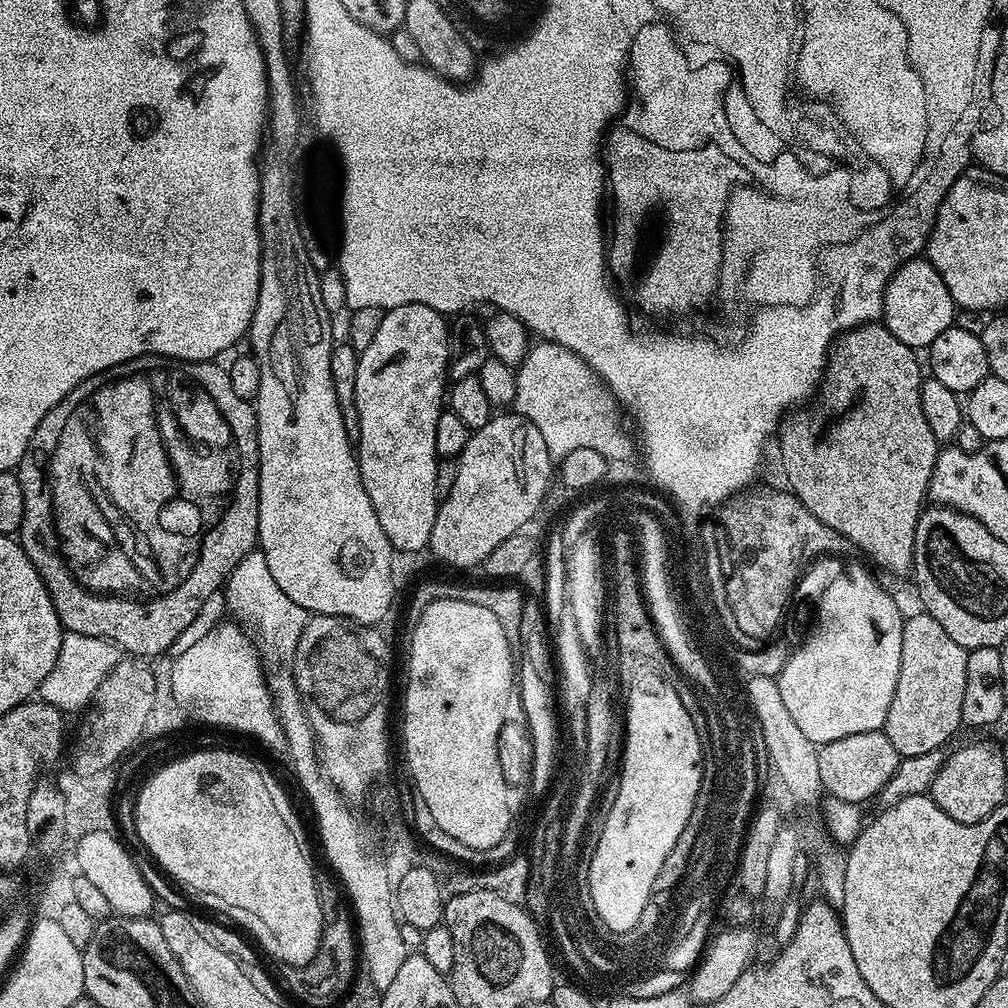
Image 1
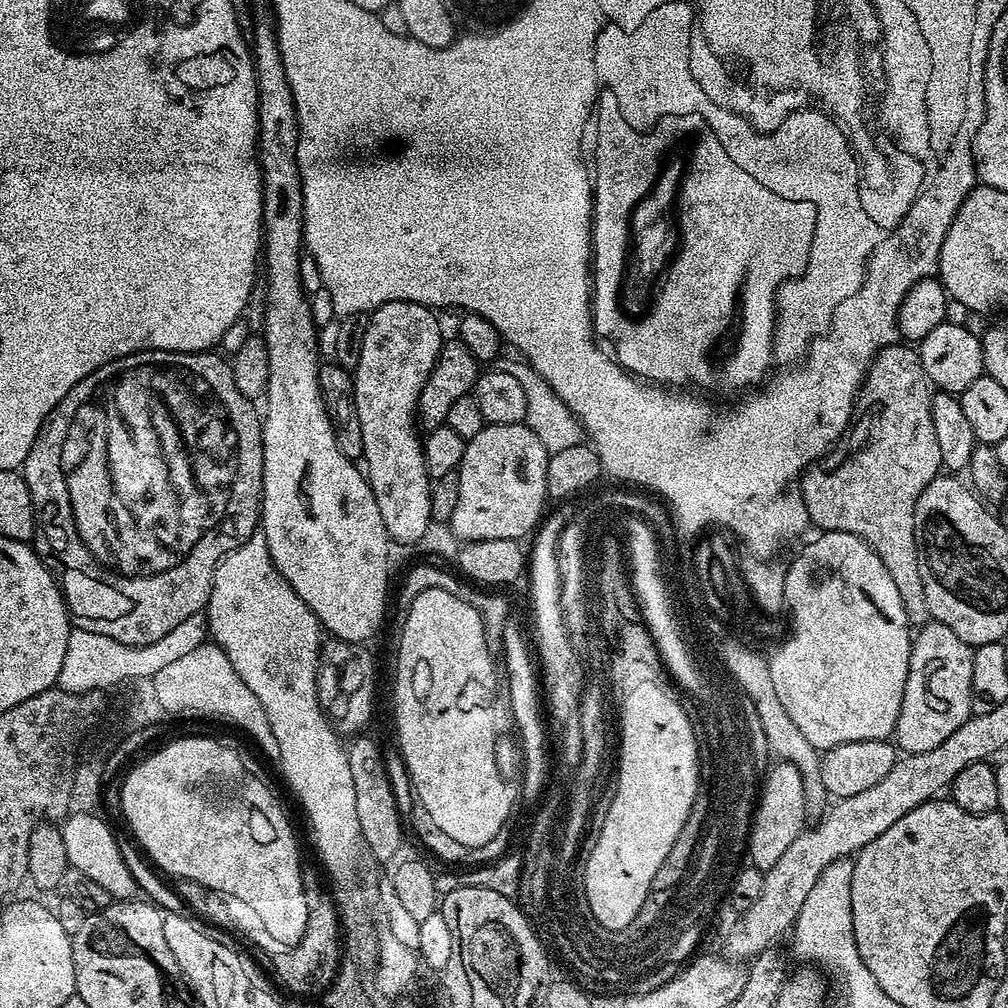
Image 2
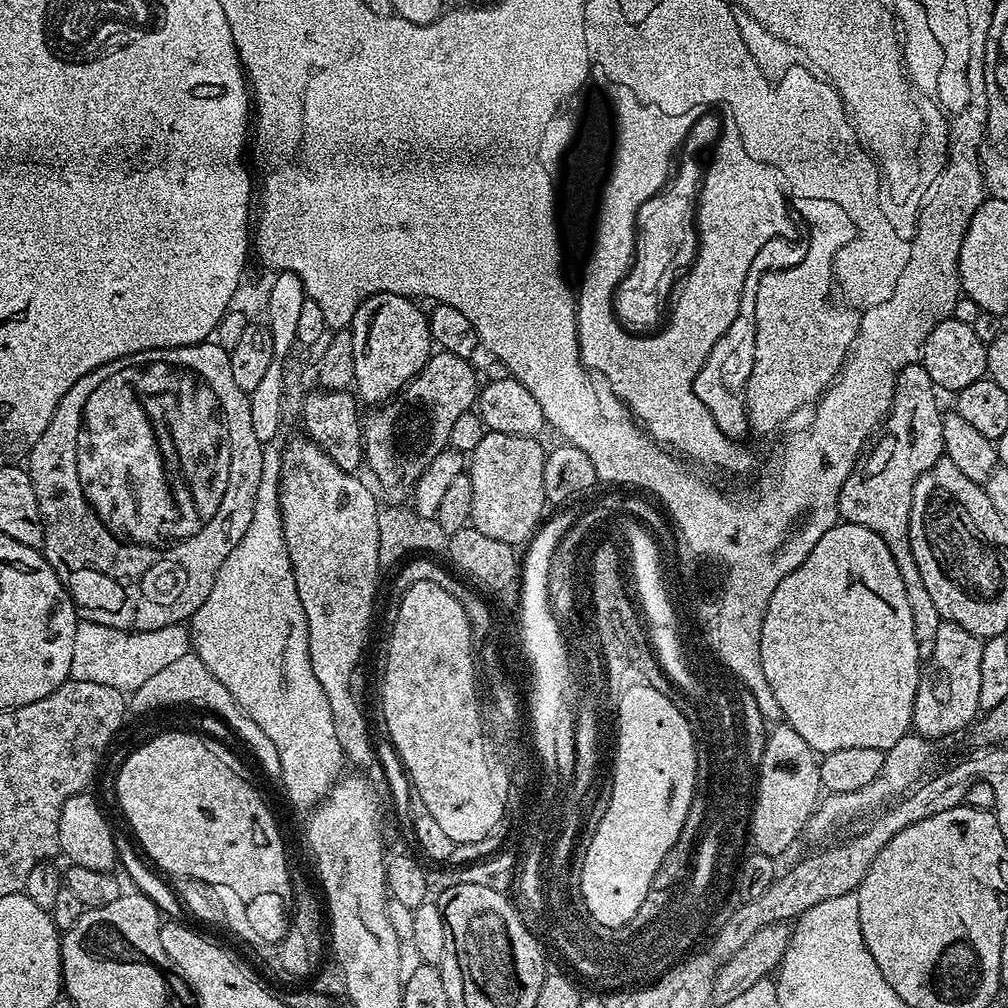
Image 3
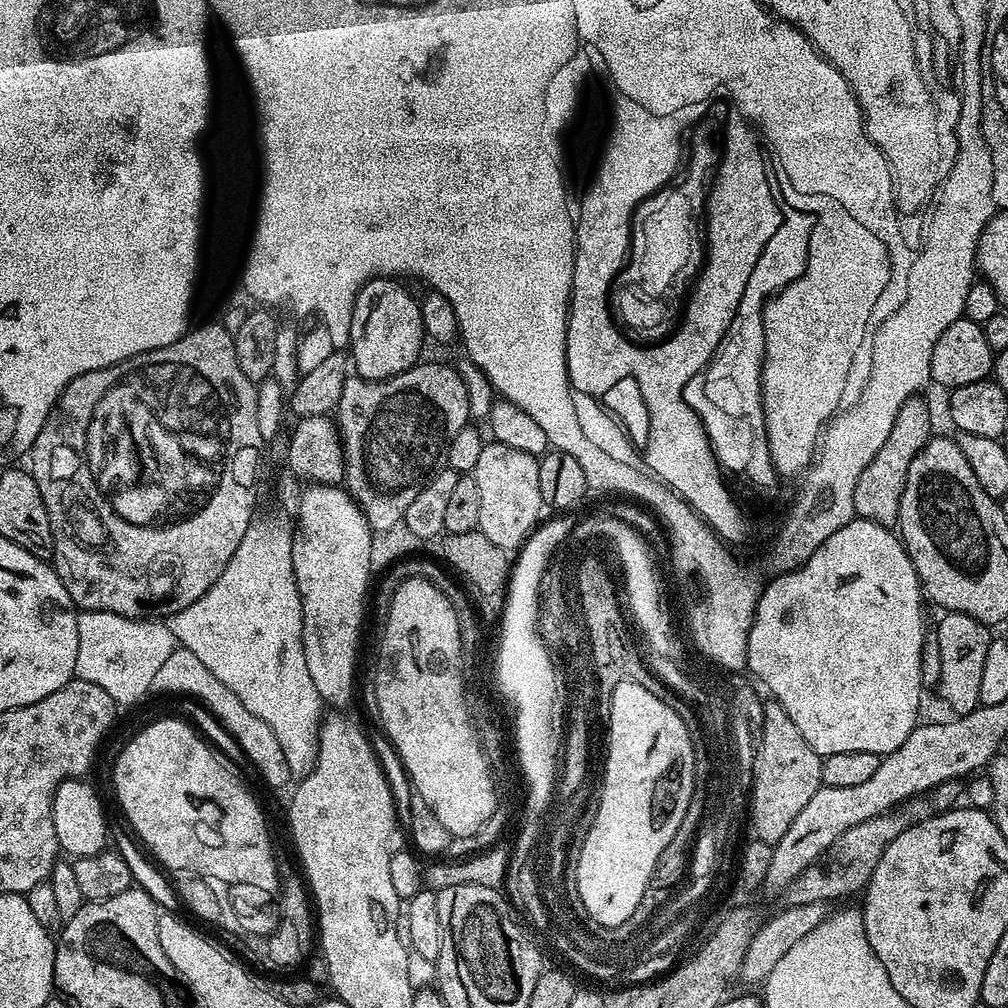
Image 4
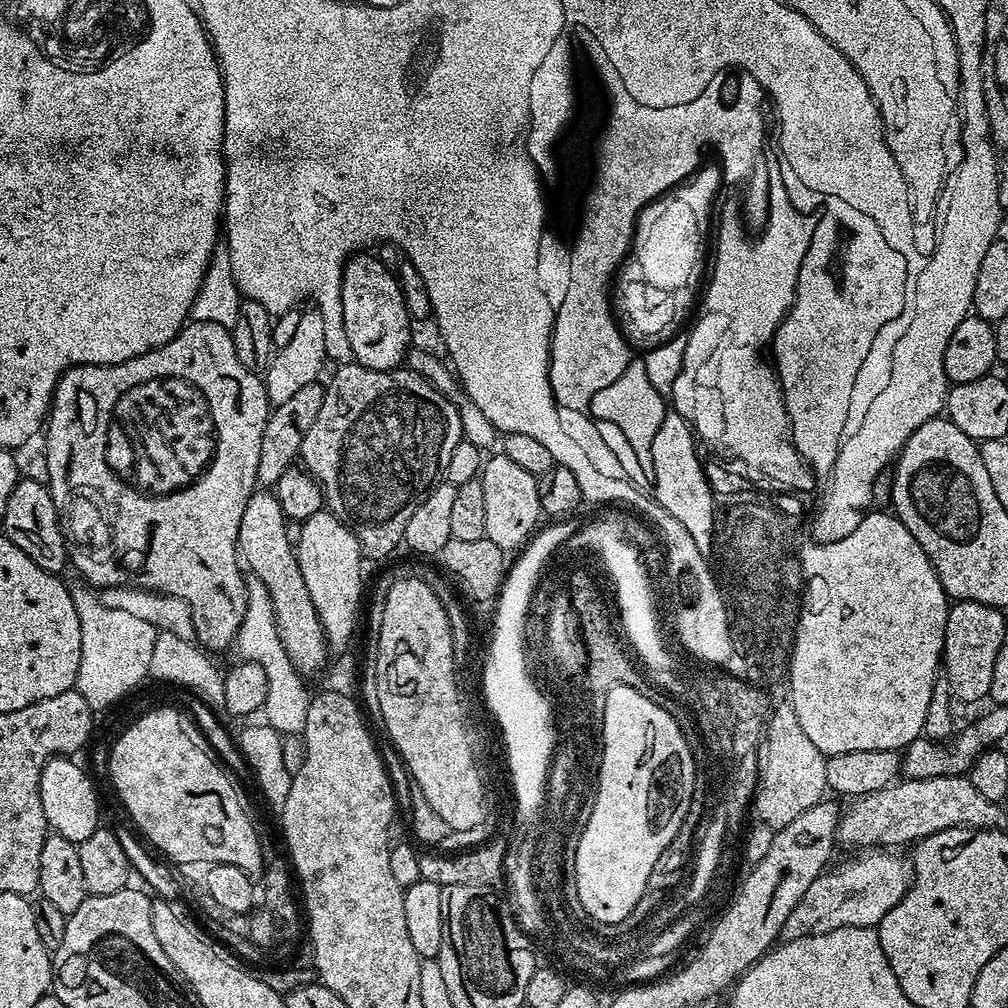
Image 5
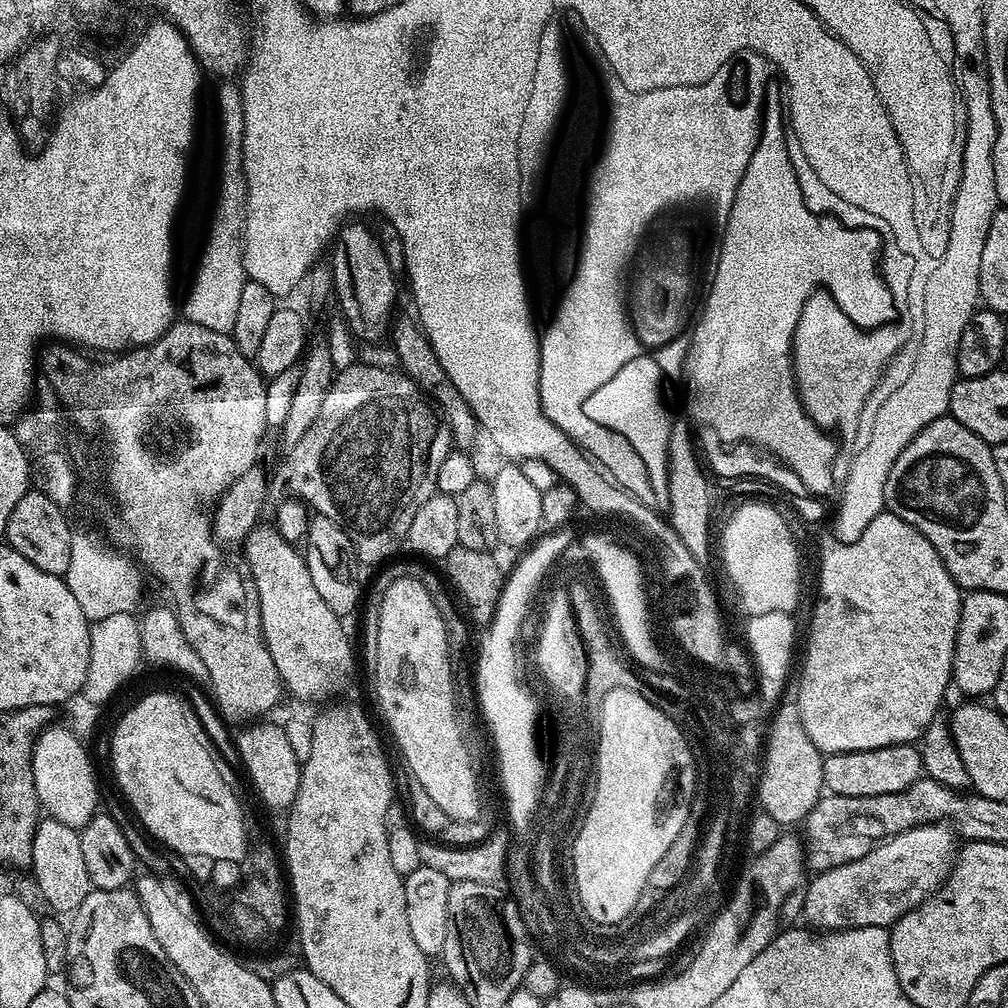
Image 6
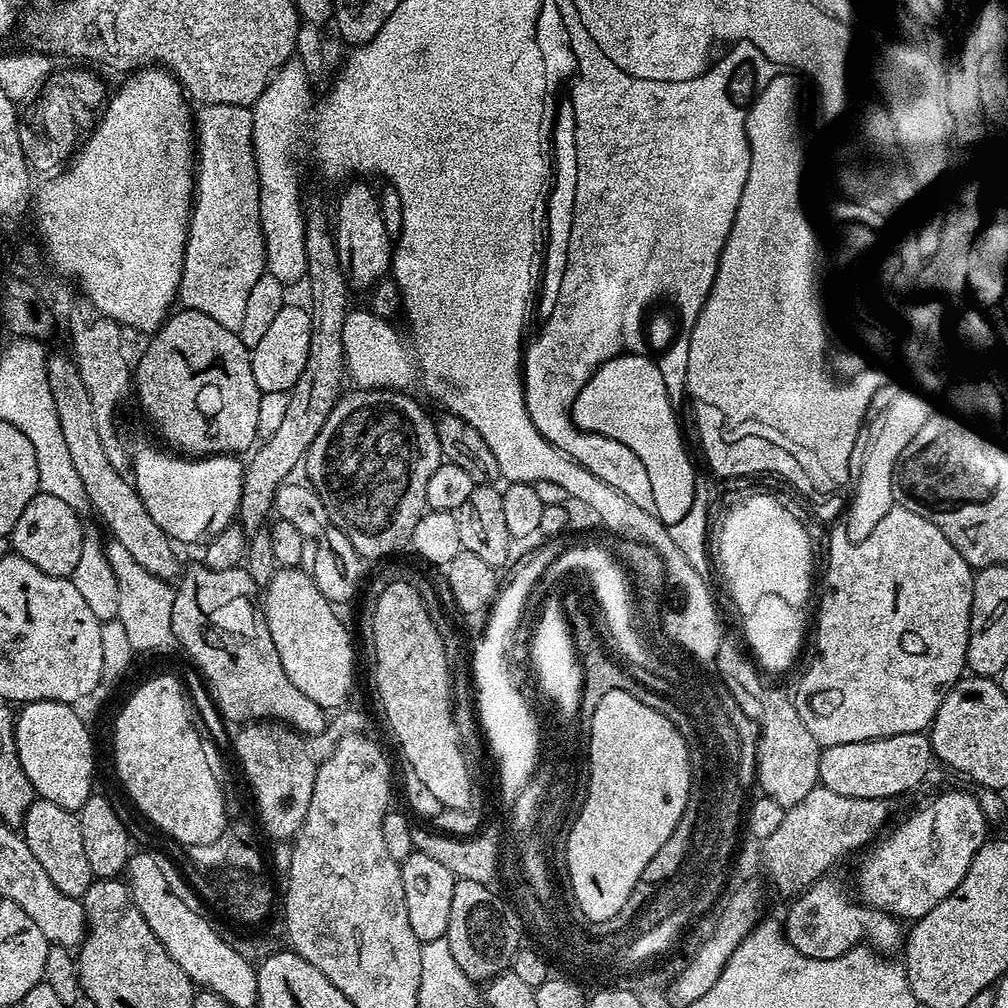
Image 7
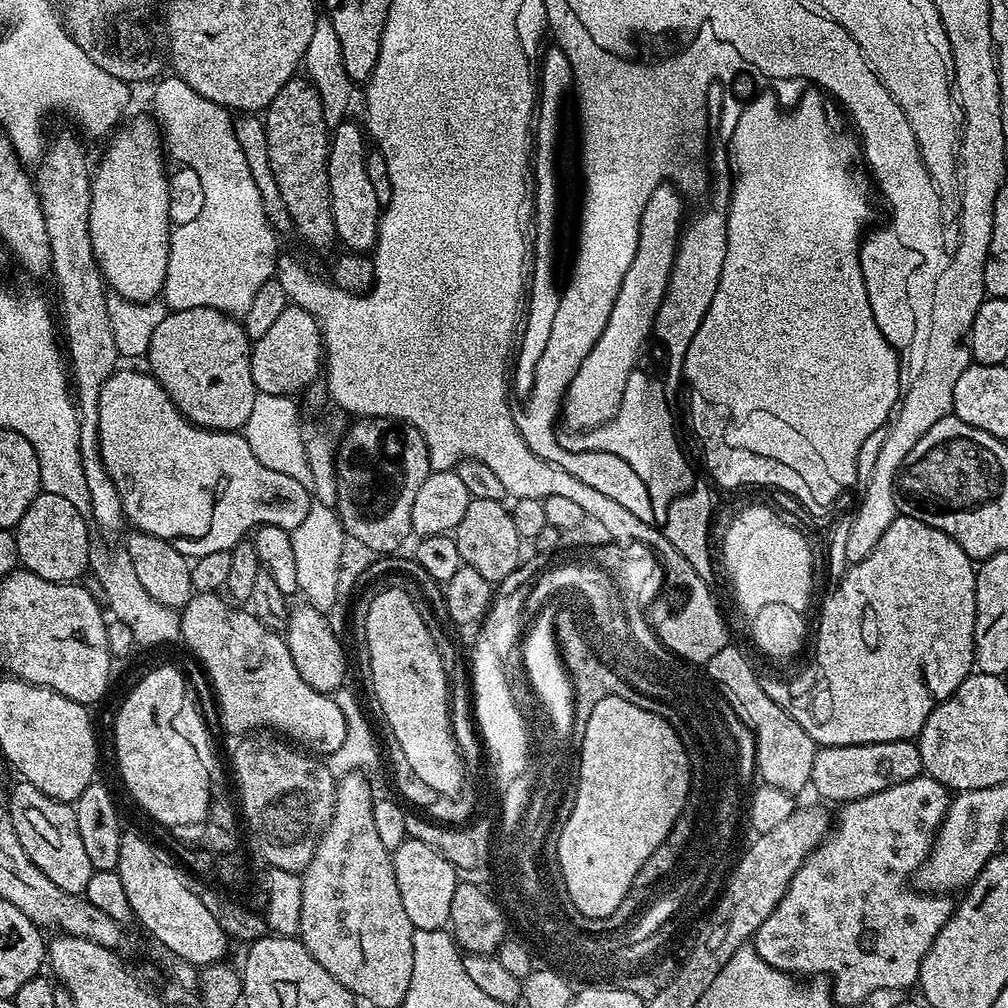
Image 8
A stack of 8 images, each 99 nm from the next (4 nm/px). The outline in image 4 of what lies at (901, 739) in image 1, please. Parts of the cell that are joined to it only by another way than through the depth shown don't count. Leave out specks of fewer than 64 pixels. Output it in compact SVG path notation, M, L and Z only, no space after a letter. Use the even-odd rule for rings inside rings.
M944 612L940 625L934 628L938 646L942 650L942 678L938 695L953 708L956 714L973 711L980 704L980 683L982 683L982 665L986 662L986 650L994 639L989 625L970 618L970 614Z

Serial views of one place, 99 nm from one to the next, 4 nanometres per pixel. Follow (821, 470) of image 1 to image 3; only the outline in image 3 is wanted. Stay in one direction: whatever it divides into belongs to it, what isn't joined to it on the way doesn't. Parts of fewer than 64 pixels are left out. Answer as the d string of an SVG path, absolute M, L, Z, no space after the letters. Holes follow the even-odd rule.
M923 363L910 364L897 372L896 392L892 395L892 407L886 417L888 437L878 441L872 452L872 472L853 470L838 498L841 521L866 526L866 530L874 530L874 534L886 542L906 586L906 602L910 602L910 618L914 622L914 642L918 642L918 654L922 658L934 652L938 626L942 621L934 602L930 602L930 593L926 590L926 582L922 582L918 562L914 562L910 546L910 502L914 498L918 478L940 463L944 456L944 416L936 405L936 395L936 384L930 374L926 374Z

